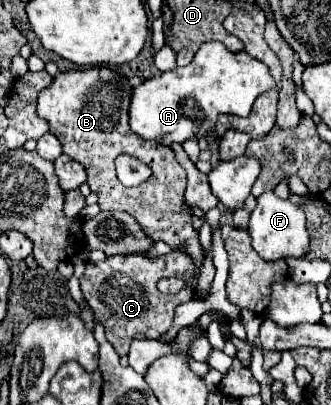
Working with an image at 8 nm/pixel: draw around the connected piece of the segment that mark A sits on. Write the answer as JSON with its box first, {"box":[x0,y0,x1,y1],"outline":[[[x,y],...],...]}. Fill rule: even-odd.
{"box":[129,41,273,145],"outline":[[[205,41],[187,67],[165,71],[133,89],[129,125],[139,137],[161,145],[185,143],[201,135],[205,135],[211,145],[219,139],[215,123],[221,113],[247,117],[257,95],[269,91],[273,85],[269,69],[261,61],[249,57],[245,51],[231,53],[219,41]]]}

